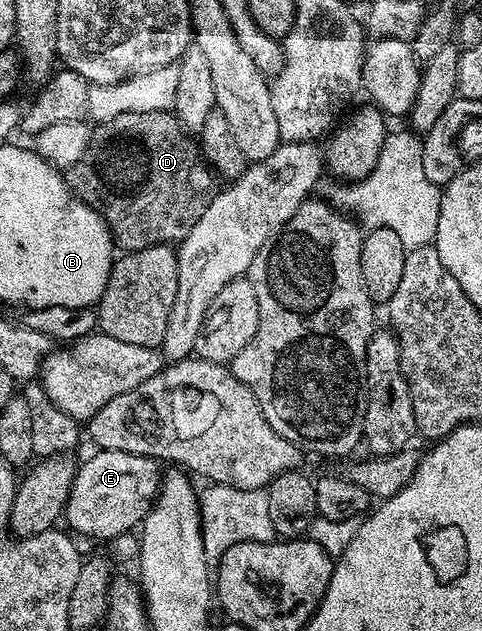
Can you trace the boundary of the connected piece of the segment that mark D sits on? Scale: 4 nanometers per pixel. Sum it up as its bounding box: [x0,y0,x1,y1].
[63,110,203,252]

